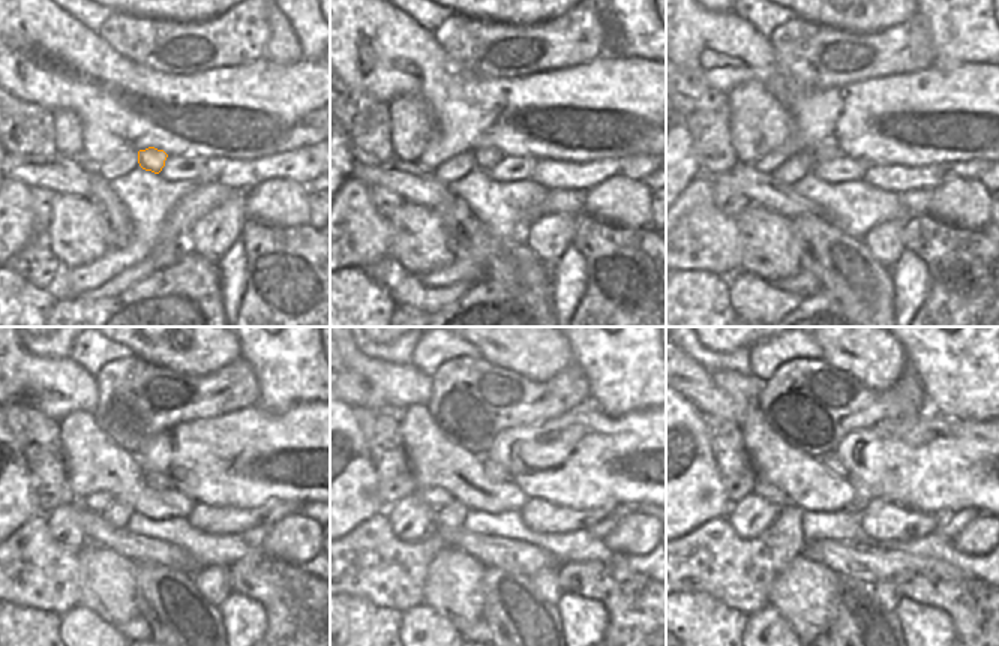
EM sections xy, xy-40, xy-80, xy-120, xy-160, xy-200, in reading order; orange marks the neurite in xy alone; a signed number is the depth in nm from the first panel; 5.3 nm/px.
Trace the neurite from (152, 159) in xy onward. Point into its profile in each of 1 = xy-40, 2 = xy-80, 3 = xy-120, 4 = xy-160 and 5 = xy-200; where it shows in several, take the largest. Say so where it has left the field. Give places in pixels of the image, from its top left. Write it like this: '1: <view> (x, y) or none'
1: xy-40 (486, 158)
2: xy-80 (827, 150)
3: xy-120 (153, 480)
4: xy-160 (494, 469)
5: xy-200 (830, 460)

